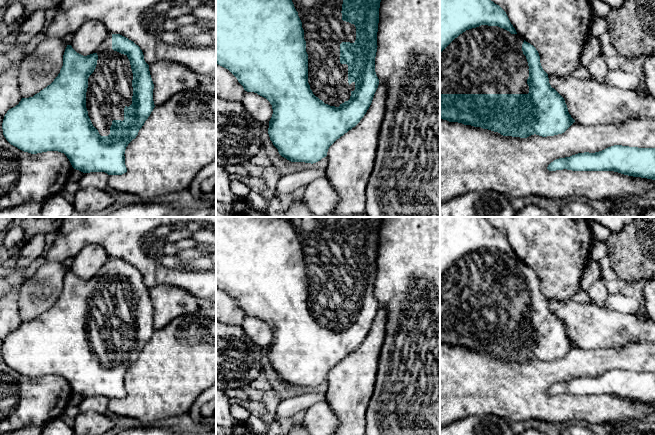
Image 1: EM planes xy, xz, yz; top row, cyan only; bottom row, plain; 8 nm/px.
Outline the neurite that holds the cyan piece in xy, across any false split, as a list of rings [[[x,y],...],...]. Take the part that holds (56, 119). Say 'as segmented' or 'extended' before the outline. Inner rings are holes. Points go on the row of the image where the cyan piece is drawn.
extended | [[[110,34],[96,52],[87,56],[67,45],[58,76],[33,97],[22,98],[4,116],[6,140],[31,154],[64,153],[72,167],[83,173],[127,172],[125,150],[136,138],[155,105],[149,65],[138,45],[120,34]]]

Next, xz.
extended | [[[216,0],[216,63],[228,69],[247,92],[254,92],[266,98],[272,105],[273,114],[269,121],[268,134],[279,154],[291,162],[316,163],[327,156],[329,147],[341,136],[355,127],[369,109],[374,94],[379,85],[375,72],[375,57],[377,52],[377,32],[379,23],[379,8],[381,0]]]

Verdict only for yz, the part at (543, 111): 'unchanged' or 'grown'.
grown

